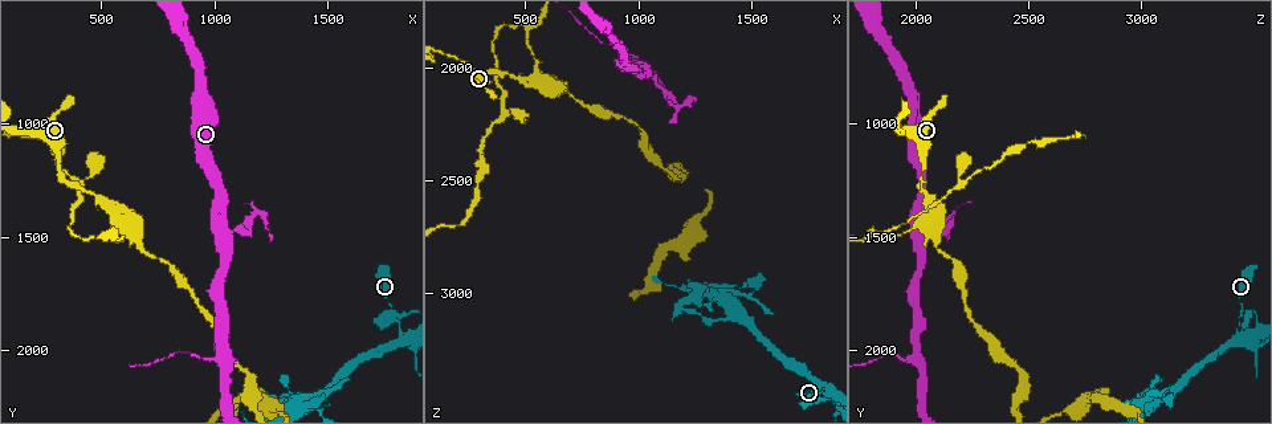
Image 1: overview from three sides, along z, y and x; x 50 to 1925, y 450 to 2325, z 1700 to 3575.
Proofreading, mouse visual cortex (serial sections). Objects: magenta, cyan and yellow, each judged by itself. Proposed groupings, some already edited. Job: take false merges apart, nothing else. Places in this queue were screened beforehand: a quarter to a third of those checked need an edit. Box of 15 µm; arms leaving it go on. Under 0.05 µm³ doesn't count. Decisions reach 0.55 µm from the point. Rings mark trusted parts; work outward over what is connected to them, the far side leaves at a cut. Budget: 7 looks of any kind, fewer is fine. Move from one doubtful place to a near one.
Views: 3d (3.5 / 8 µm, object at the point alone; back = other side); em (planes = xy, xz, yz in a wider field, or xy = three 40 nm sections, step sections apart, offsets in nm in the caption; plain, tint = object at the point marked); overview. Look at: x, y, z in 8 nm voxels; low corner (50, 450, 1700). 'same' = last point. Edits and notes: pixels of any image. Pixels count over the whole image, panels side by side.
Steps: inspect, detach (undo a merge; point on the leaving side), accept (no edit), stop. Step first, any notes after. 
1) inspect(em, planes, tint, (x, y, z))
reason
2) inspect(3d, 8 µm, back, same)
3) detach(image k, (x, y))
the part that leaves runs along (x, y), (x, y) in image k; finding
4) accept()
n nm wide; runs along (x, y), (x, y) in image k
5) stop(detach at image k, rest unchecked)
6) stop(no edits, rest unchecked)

inspect(3d, 3.5 µm, (570, 1400, 2080))
abrupt turn

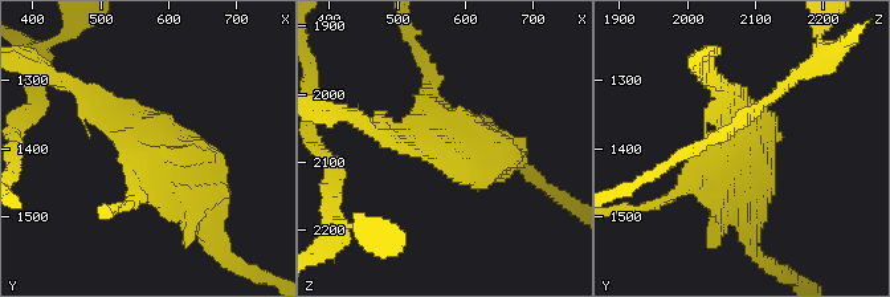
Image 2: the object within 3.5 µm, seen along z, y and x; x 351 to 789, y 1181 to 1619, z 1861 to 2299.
inspect(em, xy, step 3, tint, (580, 1400, 2075))
now the EM

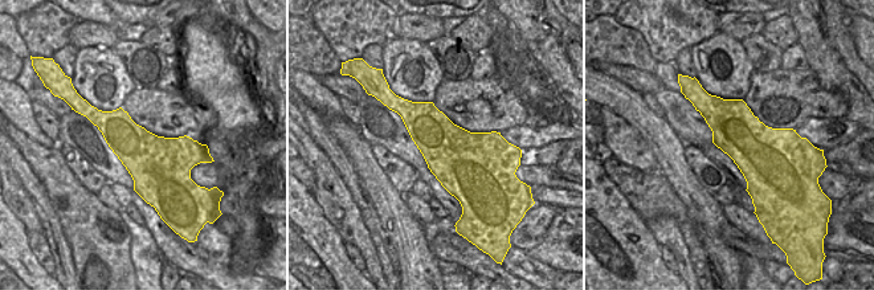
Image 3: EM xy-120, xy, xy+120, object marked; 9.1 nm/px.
accept()
runs along (86, 96), (180, 161), (204, 210) in image 2; continuous, no second cell

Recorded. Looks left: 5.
inspect(3d, 3.5 µm, (1040, 2010, 1990))
sharp bend

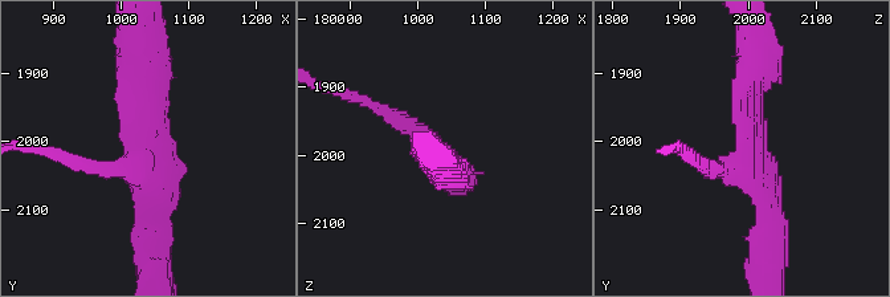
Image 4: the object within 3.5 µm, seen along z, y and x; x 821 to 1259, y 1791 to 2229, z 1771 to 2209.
inspect(em, xy, step 1, tint, (1035, 2020, 2000))

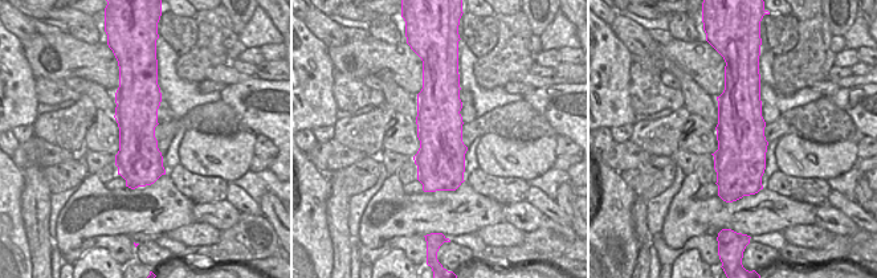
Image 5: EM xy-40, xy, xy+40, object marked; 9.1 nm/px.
inspect(em, xy, step 2, tint, same)

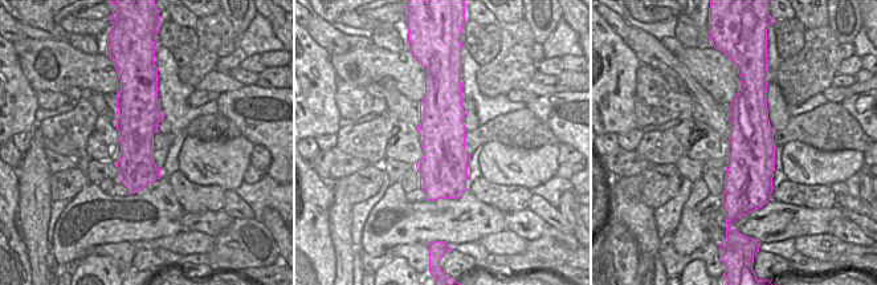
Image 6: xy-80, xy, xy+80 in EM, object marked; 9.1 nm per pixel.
detach(image 4, (80, 166))
arms of 200, 250, 300 nm; the part that leaves runs along (126, 170), (81, 166), (36, 146) in image 4; a second cell is stuck on

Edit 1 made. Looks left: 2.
stop(detach at image 4, rest unchecked)

